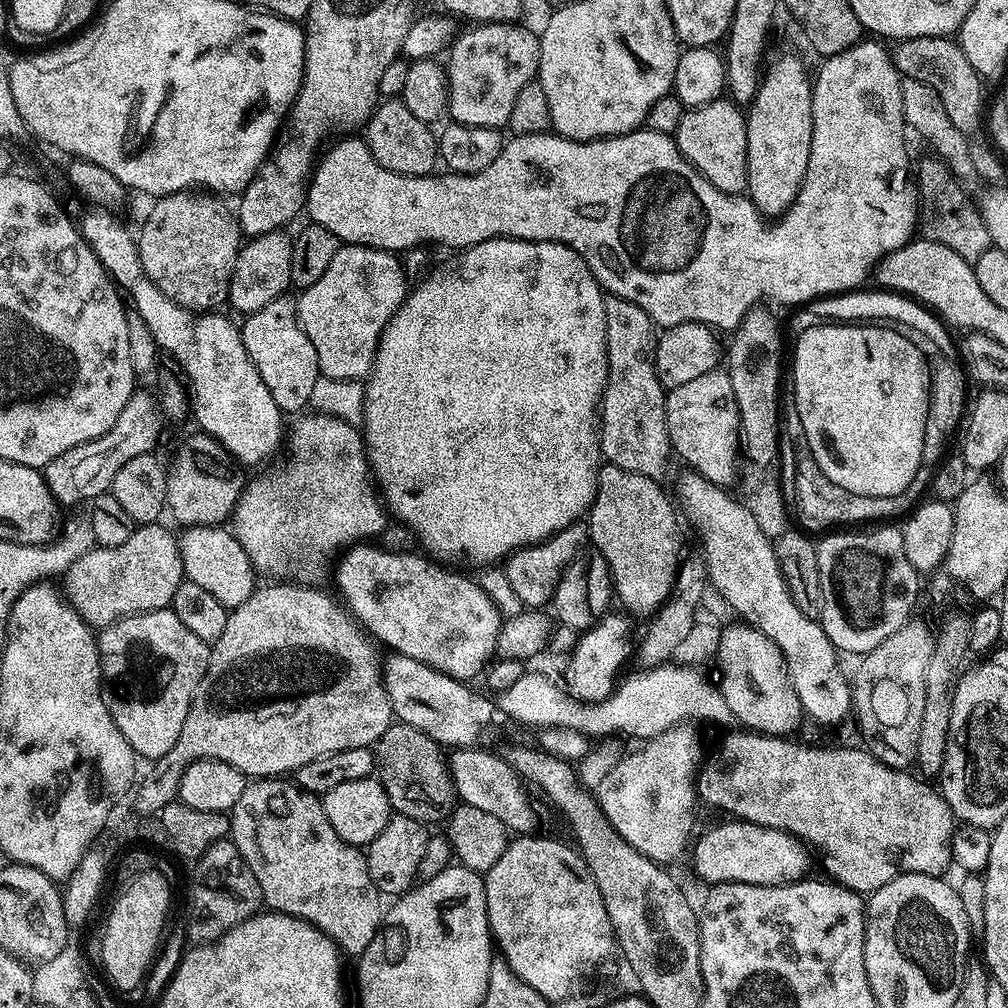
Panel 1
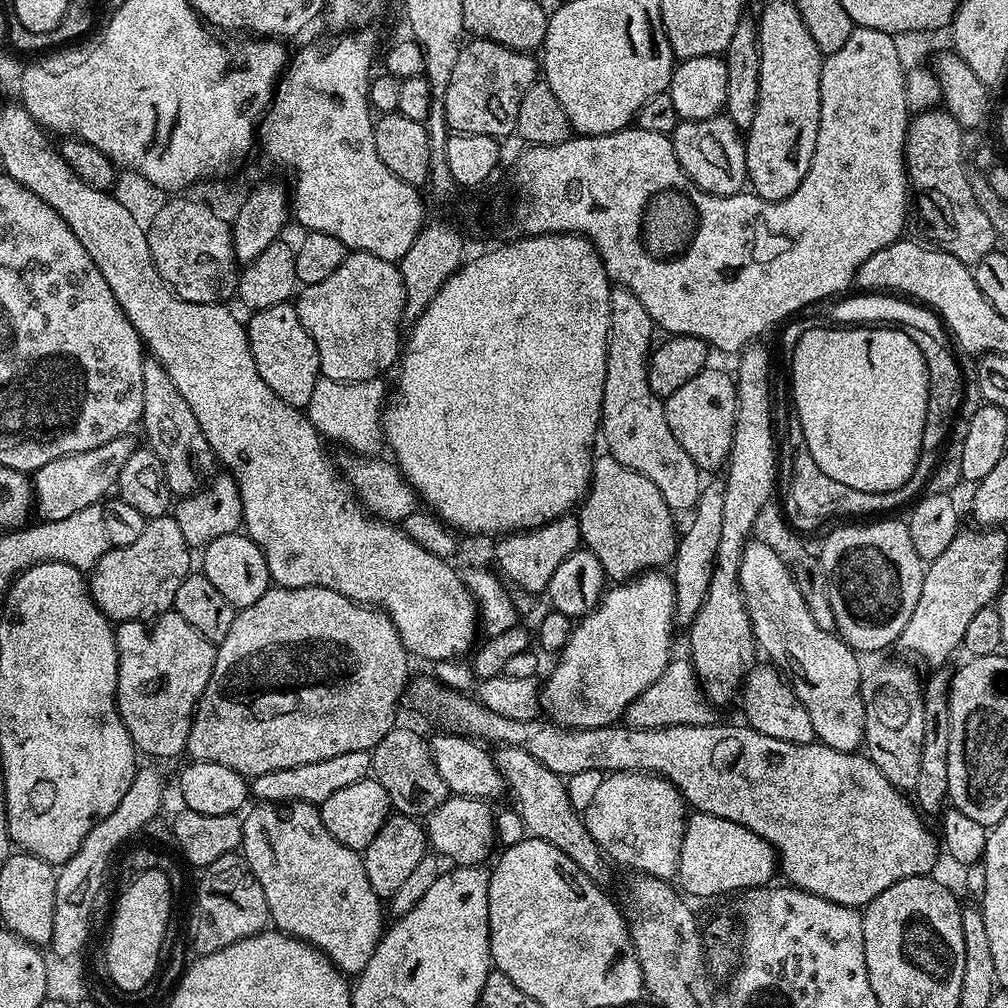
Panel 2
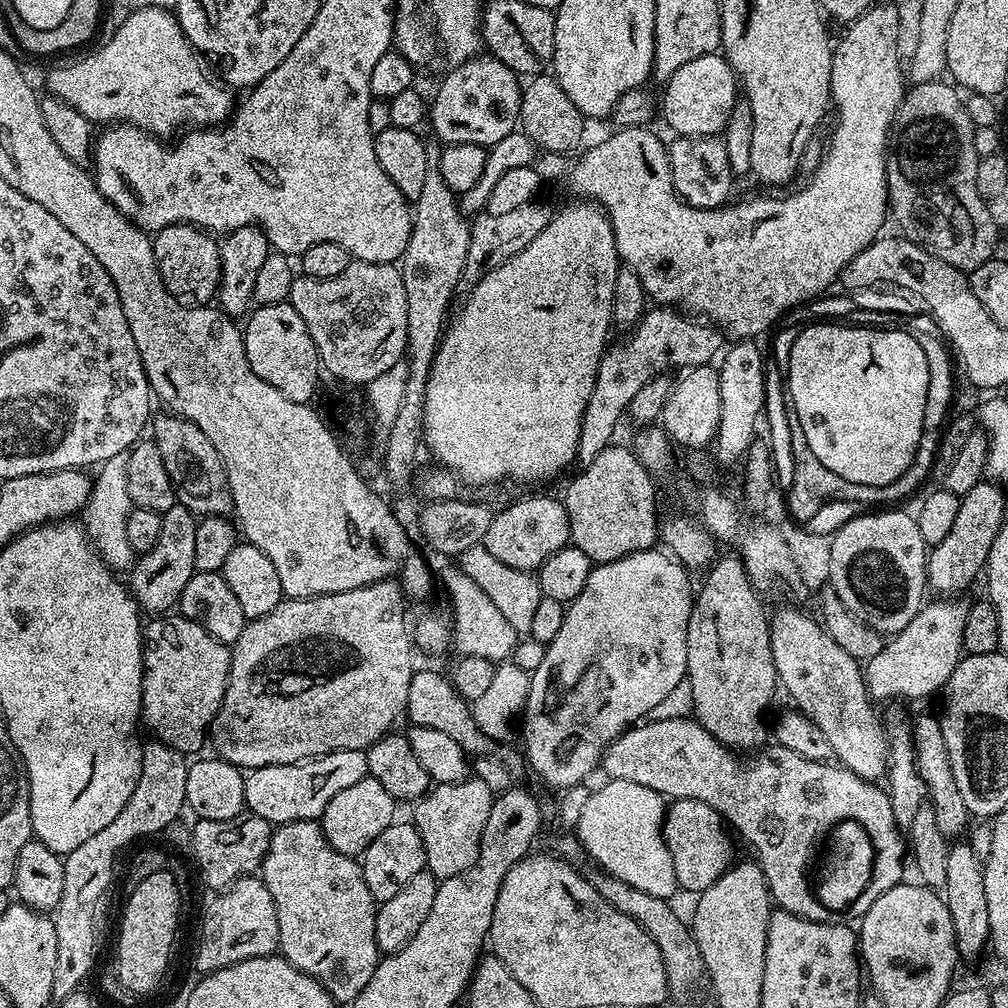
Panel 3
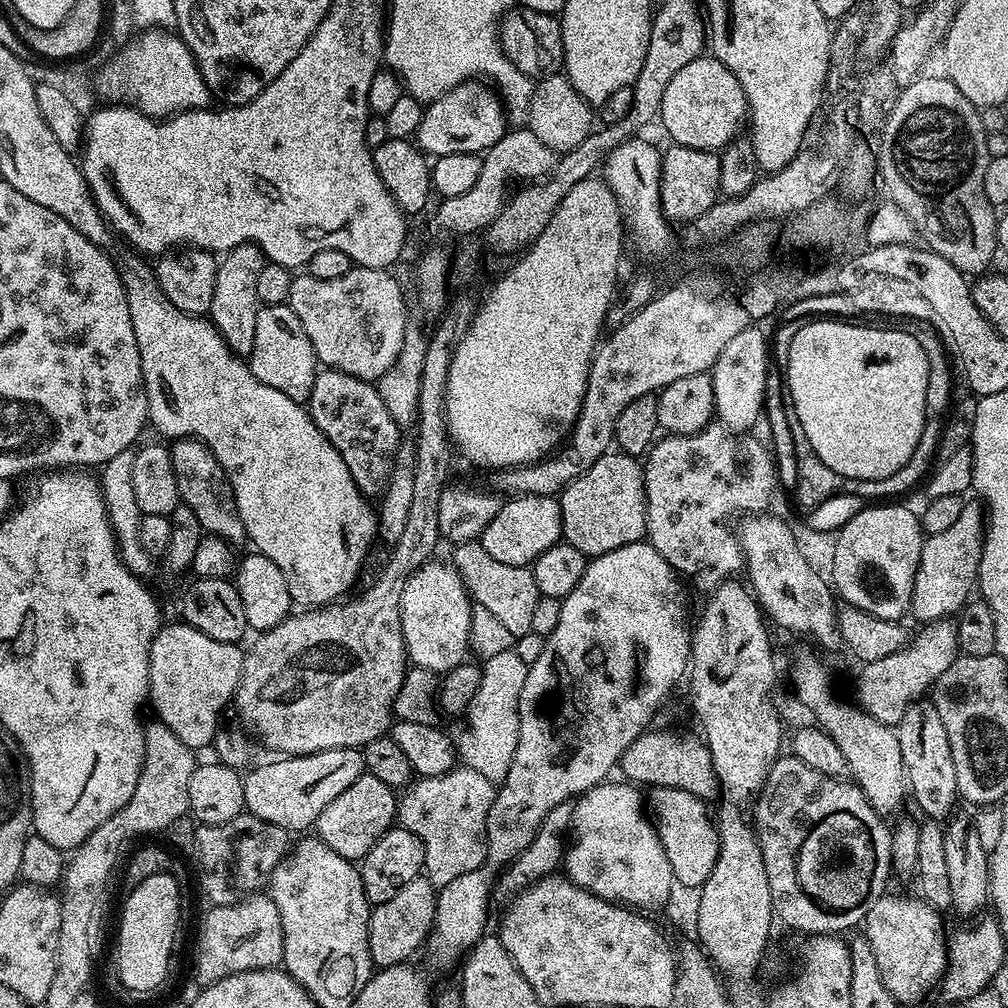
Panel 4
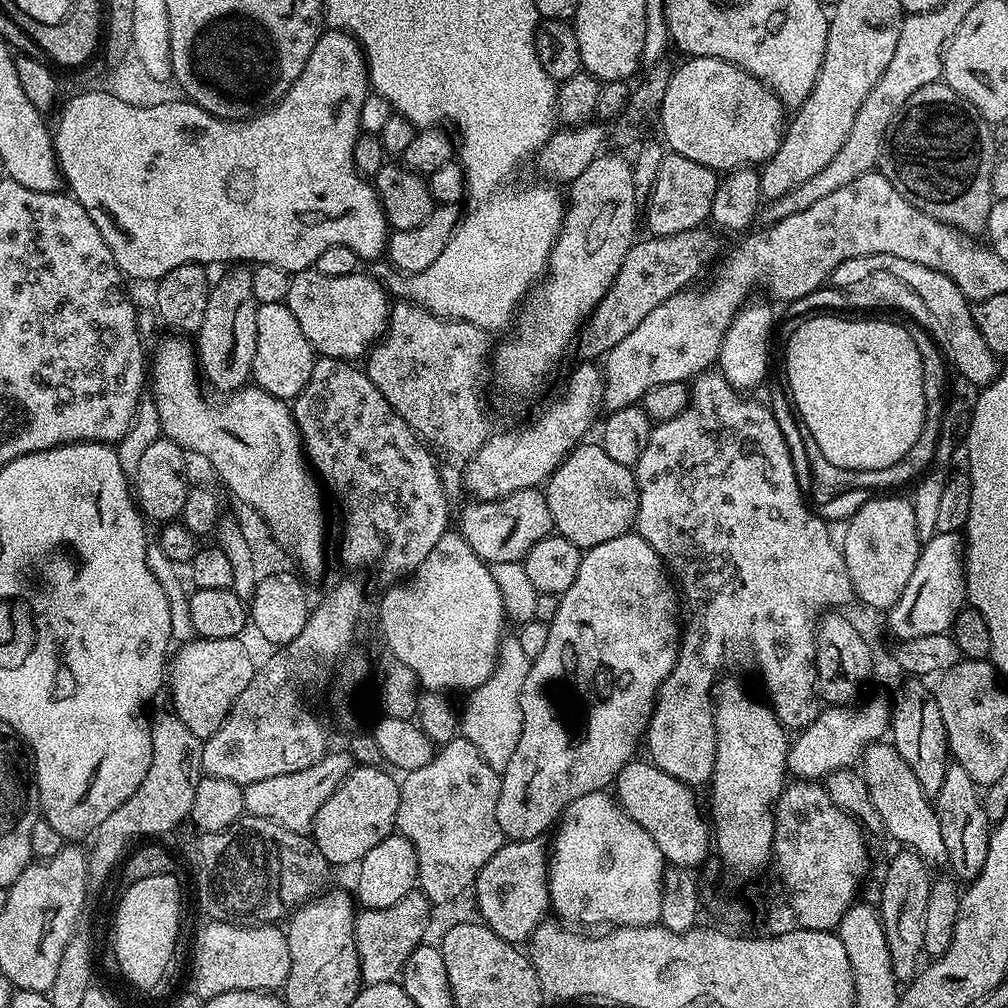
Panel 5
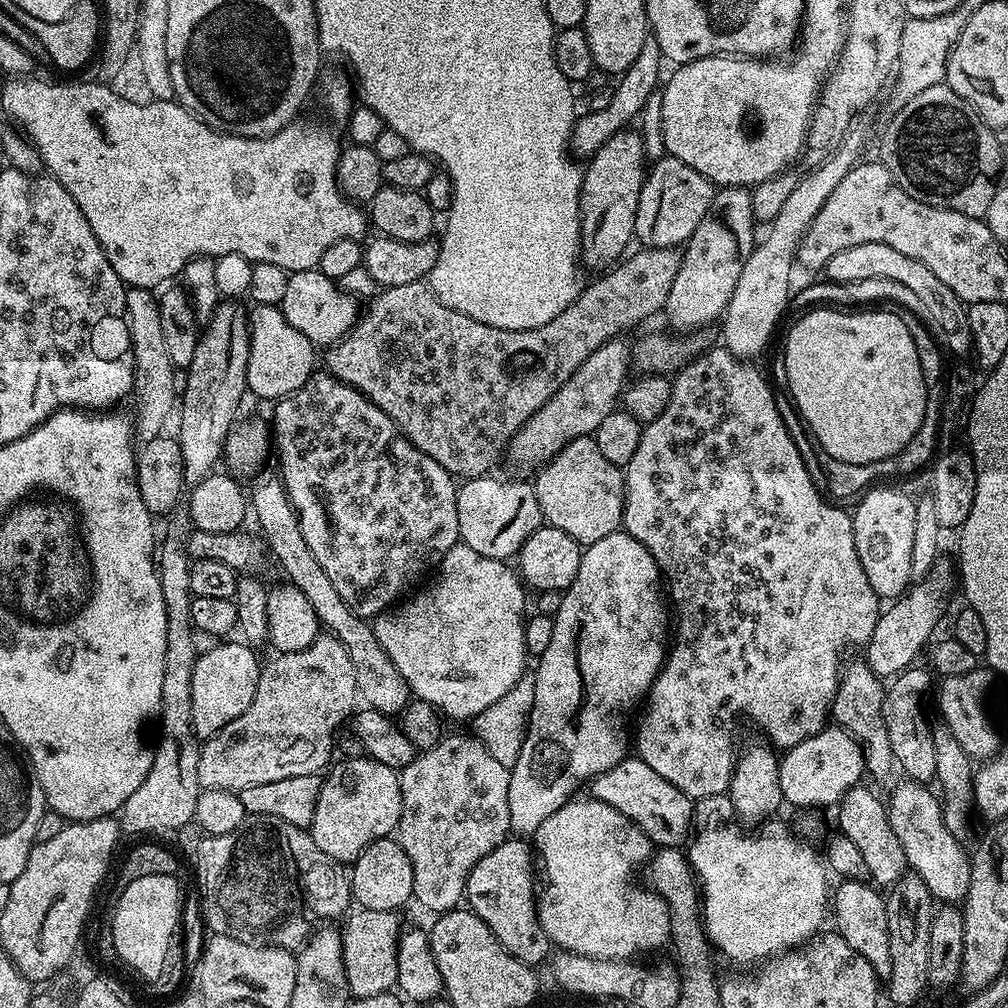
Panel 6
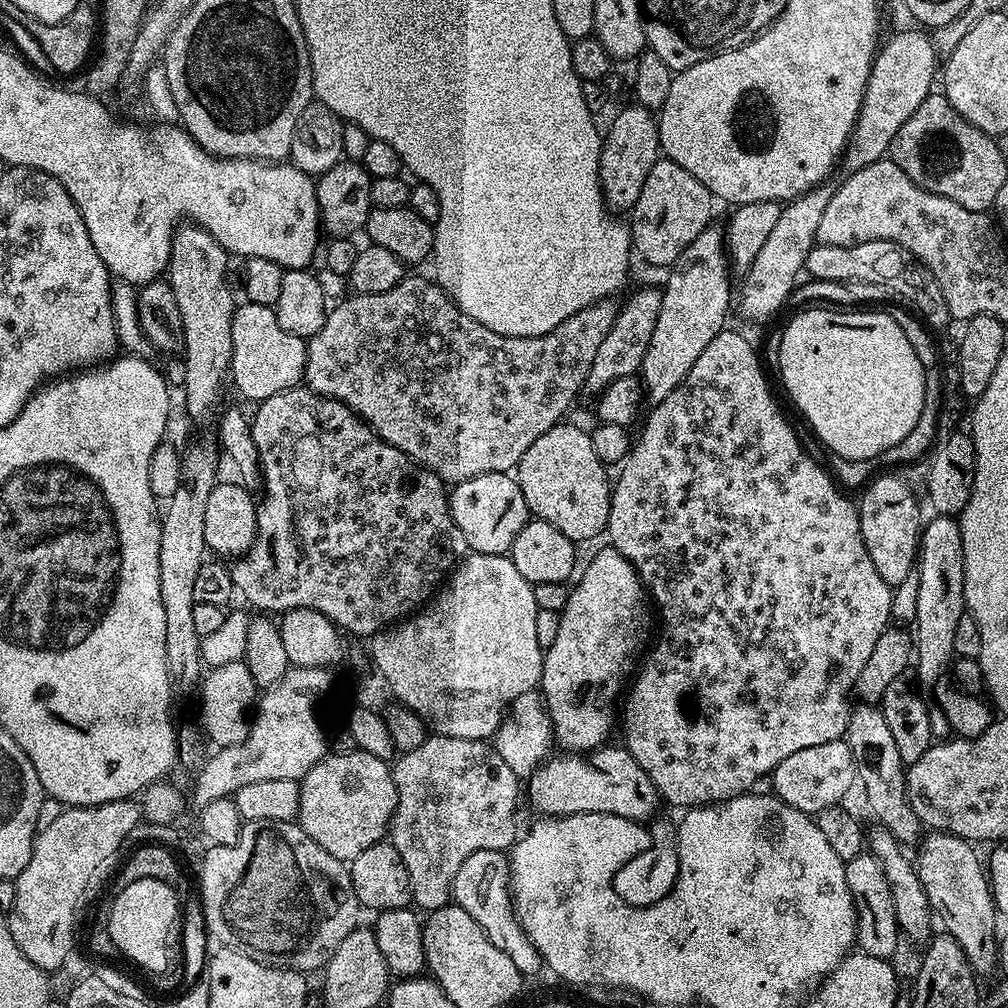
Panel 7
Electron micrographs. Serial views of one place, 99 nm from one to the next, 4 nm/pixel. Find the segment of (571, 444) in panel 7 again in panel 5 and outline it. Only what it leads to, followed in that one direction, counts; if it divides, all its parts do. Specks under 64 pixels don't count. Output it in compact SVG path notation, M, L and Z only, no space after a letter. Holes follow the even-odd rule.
M588 443L573 448L546 481L553 529L581 550L629 535L636 523L640 497L635 471L627 464L614 462L599 443Z

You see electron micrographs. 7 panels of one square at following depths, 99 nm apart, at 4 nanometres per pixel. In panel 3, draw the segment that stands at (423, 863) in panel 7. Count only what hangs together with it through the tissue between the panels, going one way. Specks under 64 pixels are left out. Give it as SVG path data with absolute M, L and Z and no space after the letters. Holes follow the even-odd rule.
M469 778L457 784L436 784L423 798L415 801L413 808L416 809L410 820L426 846L427 871L437 881L462 874L462 870L470 870L470 866L474 866L484 843L493 799L494 794L486 782Z

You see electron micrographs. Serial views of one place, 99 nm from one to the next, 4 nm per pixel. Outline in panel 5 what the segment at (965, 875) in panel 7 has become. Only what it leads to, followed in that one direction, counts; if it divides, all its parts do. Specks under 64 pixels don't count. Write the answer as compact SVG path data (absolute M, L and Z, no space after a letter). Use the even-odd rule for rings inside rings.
M872 742L862 753L862 775L868 782L870 798L880 815L883 831L889 832L905 849L917 852L933 865L943 865L948 858L946 842L942 842L942 826L929 793L918 786L914 770L888 742Z

